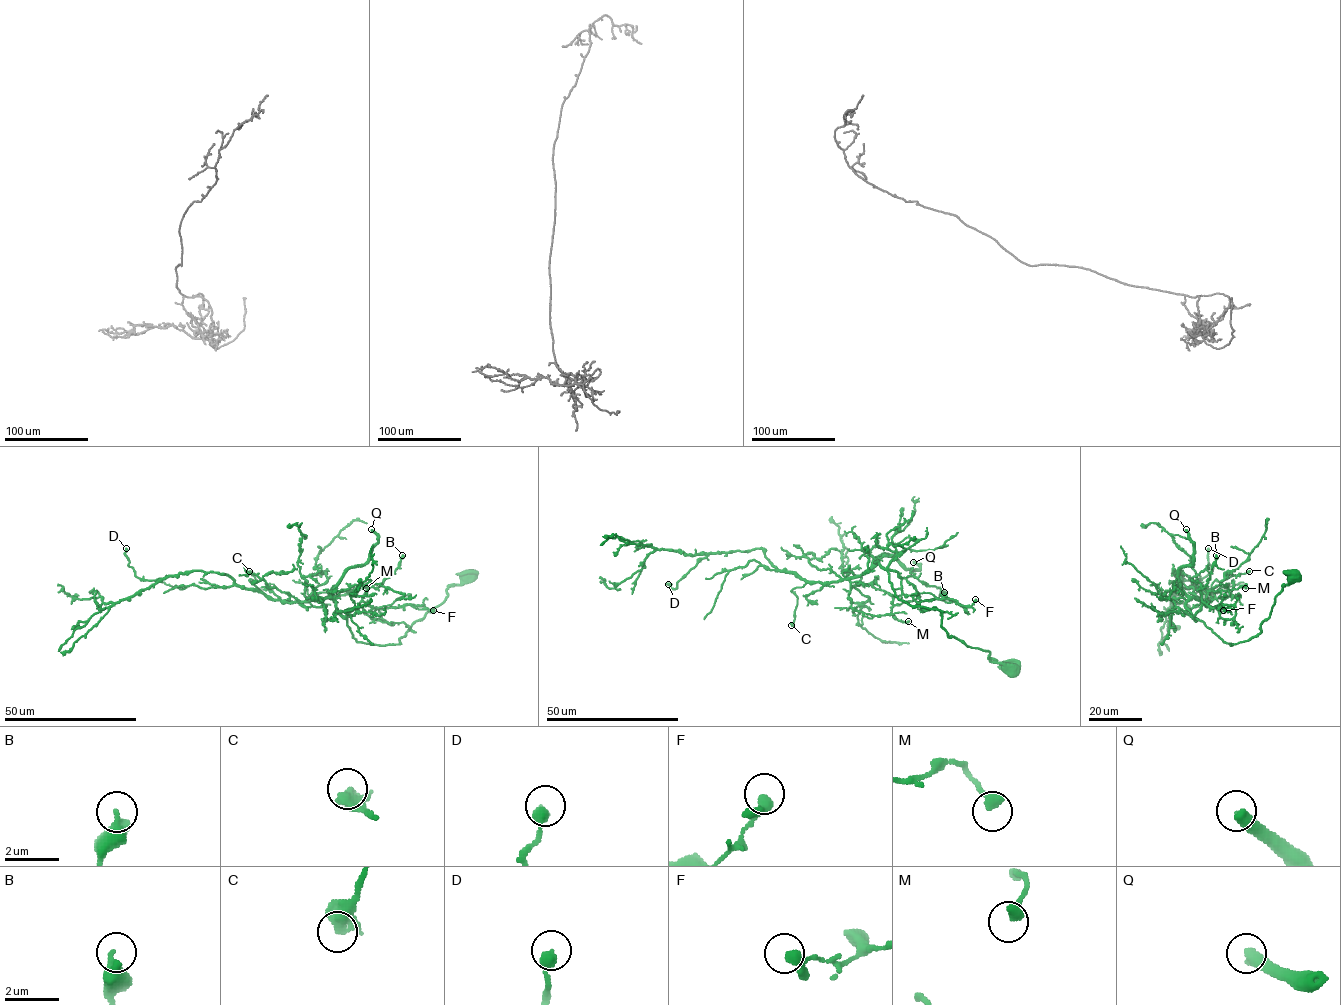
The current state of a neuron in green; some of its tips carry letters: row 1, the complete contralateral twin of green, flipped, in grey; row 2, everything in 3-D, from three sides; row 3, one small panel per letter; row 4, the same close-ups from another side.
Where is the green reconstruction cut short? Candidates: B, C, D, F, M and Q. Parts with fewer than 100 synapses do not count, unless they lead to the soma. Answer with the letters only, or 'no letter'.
Q

